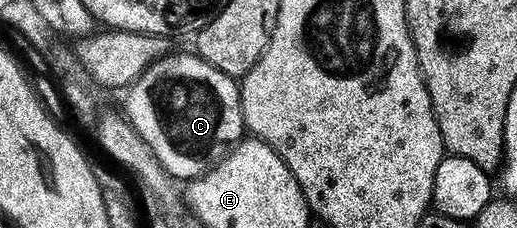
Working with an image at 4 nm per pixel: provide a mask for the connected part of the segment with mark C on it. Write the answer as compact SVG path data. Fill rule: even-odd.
M170 51L151 66L147 66L144 74L134 84L128 85L124 93L125 108L123 107L131 127L139 134L139 138L143 138L143 142L147 142L147 146L151 146L151 154L155 154L155 158L165 167L170 177L178 181L181 179L182 182L196 180L198 176L208 172L242 139L246 131L238 81L223 74L223 70L215 70L215 66L211 66L201 56L189 52Z

